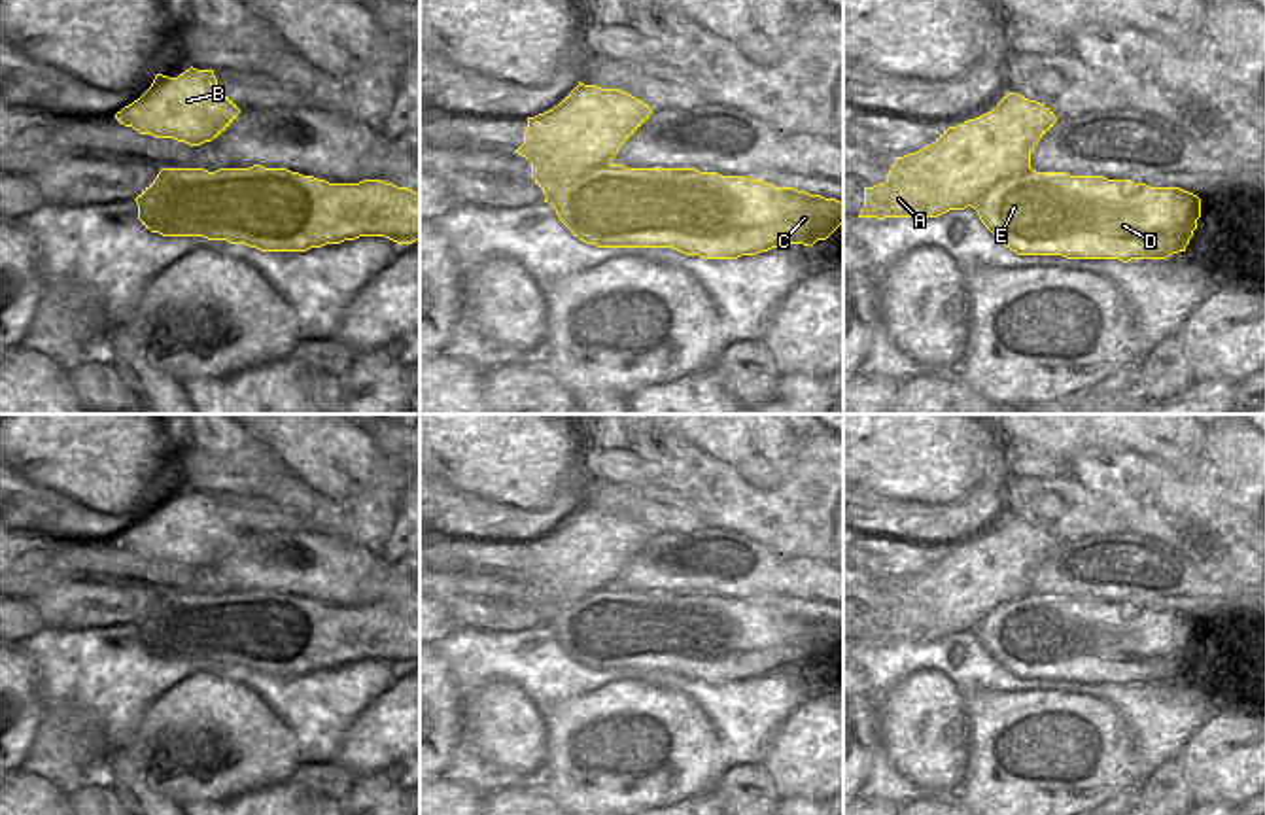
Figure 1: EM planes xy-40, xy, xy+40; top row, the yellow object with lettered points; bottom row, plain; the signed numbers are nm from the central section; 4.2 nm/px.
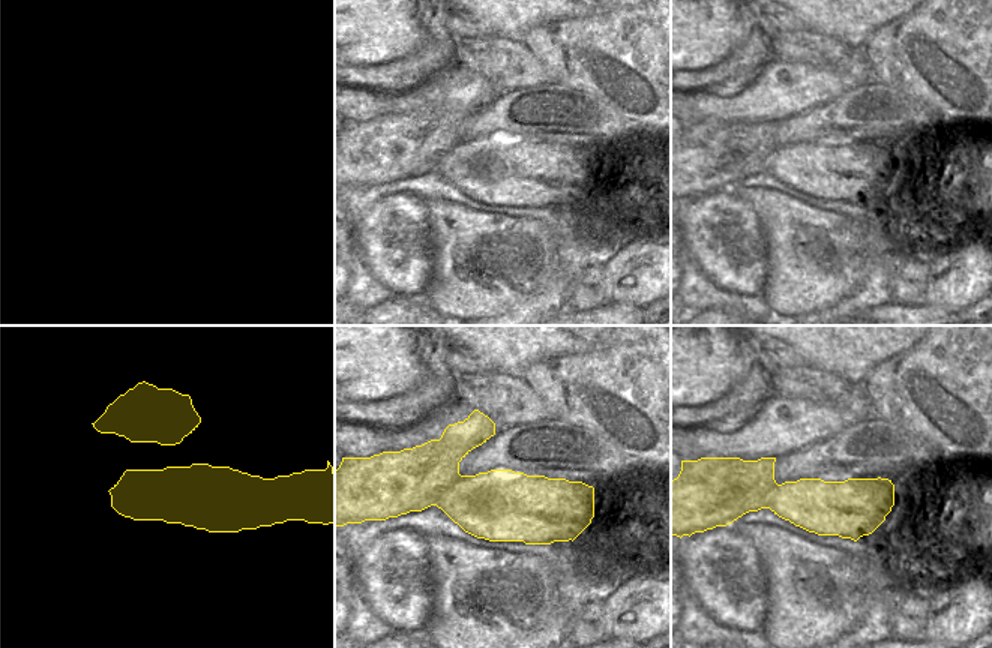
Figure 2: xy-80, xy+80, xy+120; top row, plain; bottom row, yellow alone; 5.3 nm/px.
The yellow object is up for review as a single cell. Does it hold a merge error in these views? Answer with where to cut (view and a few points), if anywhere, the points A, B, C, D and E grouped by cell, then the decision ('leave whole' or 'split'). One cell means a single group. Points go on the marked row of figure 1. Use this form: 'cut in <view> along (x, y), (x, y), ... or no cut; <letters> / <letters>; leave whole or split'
cut in xy+40 along (1029, 167), (1003, 178), (982, 197), (980, 205), (989, 229); A B / C D E; split

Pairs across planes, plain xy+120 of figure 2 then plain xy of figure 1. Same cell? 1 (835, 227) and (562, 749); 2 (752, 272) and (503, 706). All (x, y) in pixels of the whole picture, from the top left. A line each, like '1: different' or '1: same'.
1: same
2: same

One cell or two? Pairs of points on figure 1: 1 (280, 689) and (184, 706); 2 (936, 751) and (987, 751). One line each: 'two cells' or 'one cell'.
1: two cells
2: two cells

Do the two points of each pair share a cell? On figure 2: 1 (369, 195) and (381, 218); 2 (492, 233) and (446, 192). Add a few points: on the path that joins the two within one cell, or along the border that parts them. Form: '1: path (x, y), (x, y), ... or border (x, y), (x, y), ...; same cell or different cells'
1: border (408, 192), (383, 195), (354, 221); different cells
2: border (425, 198), (444, 198), (488, 212); different cells

